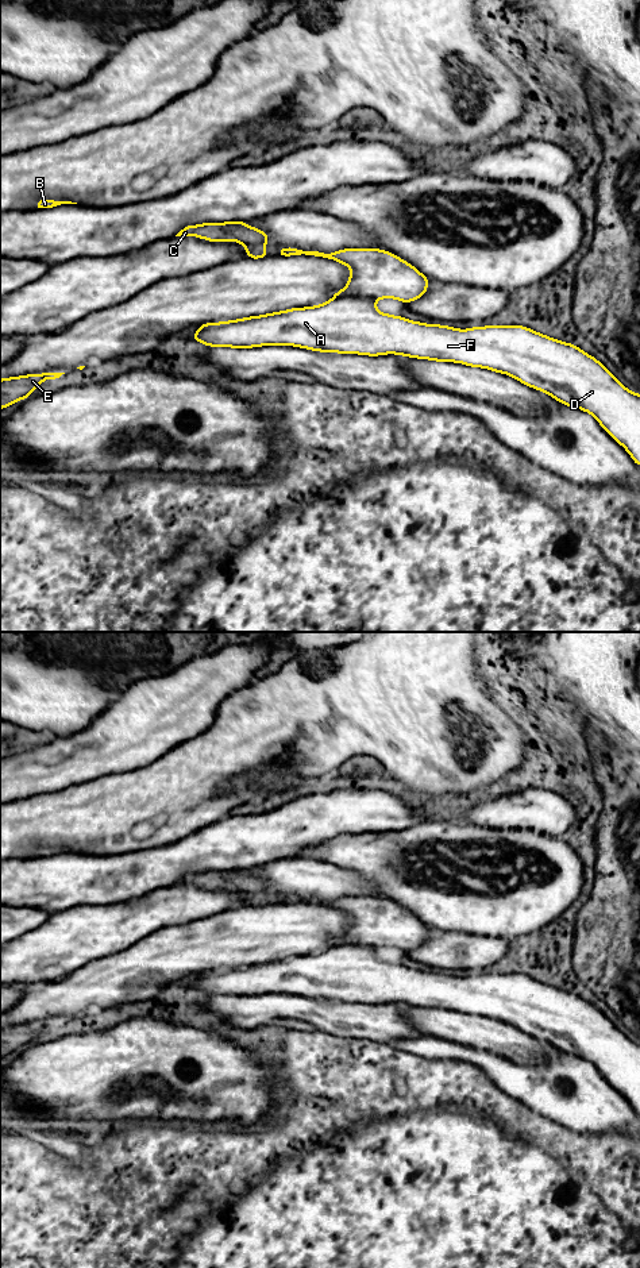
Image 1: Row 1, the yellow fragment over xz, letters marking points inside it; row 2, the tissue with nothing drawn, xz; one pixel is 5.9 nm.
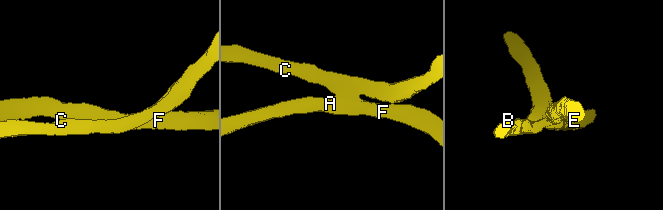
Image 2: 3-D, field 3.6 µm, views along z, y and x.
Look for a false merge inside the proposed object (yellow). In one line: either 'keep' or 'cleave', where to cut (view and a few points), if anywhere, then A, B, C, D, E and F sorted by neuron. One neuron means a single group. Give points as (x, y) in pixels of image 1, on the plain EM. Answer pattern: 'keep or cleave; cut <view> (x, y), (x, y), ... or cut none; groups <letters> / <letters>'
cleave; cut xz (335, 944), (363, 944), (374, 948); groups A D E F / B C

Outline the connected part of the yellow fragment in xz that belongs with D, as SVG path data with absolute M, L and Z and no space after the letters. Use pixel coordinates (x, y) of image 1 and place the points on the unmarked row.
M339 944L316 955L292 956L262 964L205 971L192 984L209 995L251 997L296 994L312 999L378 1005L397 1002L437 1010L456 1010L508 1022L550 1042L563 1053L586 1059L620 1091L640 1115L640 1042L629 1040L594 1005L575 993L541 983L524 974L486 974L458 978L381 961L375 948Z

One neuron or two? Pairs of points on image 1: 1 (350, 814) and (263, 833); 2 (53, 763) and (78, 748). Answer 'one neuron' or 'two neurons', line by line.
1: one neuron
2: one neuron

